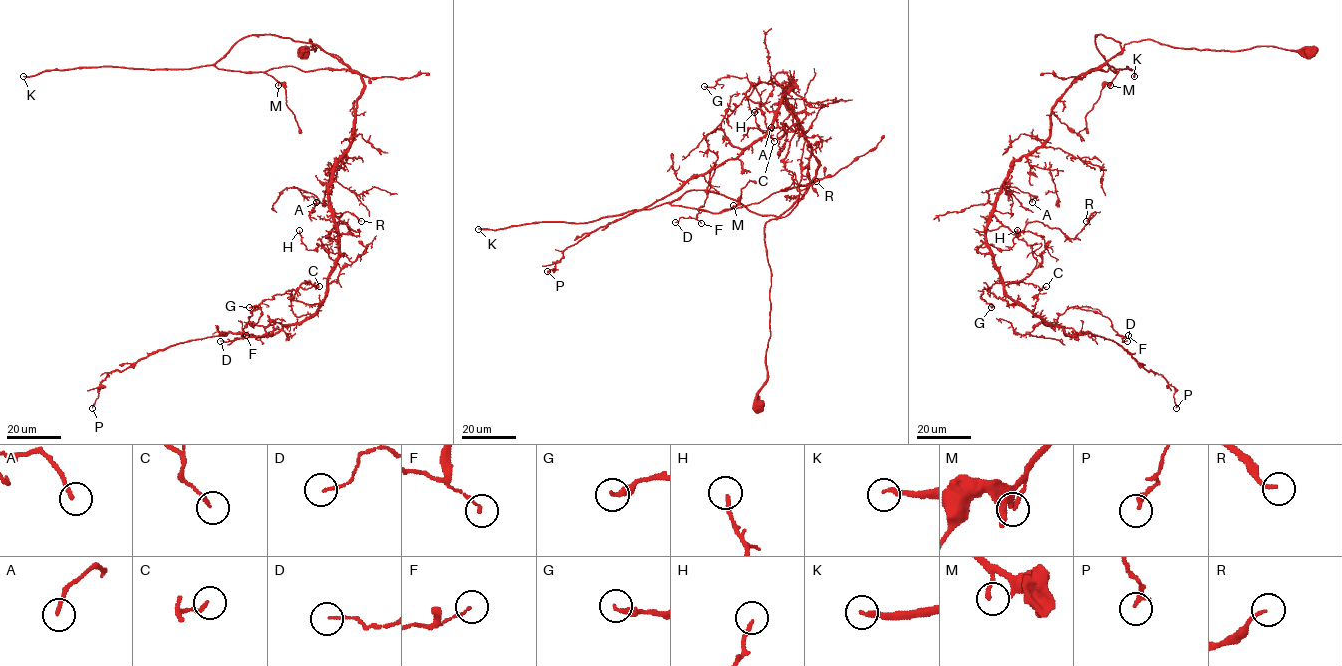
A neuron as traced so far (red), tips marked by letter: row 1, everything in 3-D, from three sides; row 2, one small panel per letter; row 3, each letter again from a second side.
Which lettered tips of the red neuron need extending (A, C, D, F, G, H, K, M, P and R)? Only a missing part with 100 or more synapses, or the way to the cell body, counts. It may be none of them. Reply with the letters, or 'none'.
K

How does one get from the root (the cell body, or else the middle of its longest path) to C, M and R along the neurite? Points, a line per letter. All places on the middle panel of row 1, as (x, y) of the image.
C: (758, 406), (764, 225), (818, 167), (784, 97), (793, 81), (773, 111), (746, 92), (774, 141)
M: (758, 406), (770, 336), (771, 268), (764, 225), (785, 213), (807, 187), (784, 189), (721, 212), (733, 205)
R: (758, 406), (770, 336), (764, 225), (818, 167), (788, 88), (805, 116), (784, 168), (798, 191), (816, 181)

